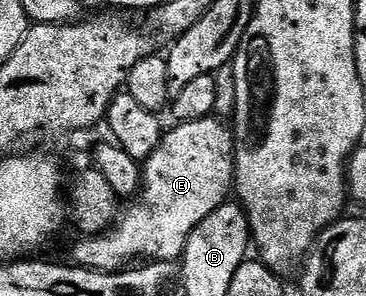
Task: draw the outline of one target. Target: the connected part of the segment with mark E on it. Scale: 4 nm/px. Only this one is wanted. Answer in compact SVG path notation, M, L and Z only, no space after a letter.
M210 116L194 122L182 122L174 125L174 130L164 131L159 148L150 158L143 163L141 175L141 188L135 197L124 207L123 213L118 217L115 225L92 236L82 237L81 242L73 246L72 261L79 266L86 266L92 270L111 270L114 272L122 269L124 262L136 263L138 260L152 260L153 262L168 262L180 259L185 250L191 232L215 208L219 208L230 197L233 185L233 131L225 126L220 117Z

